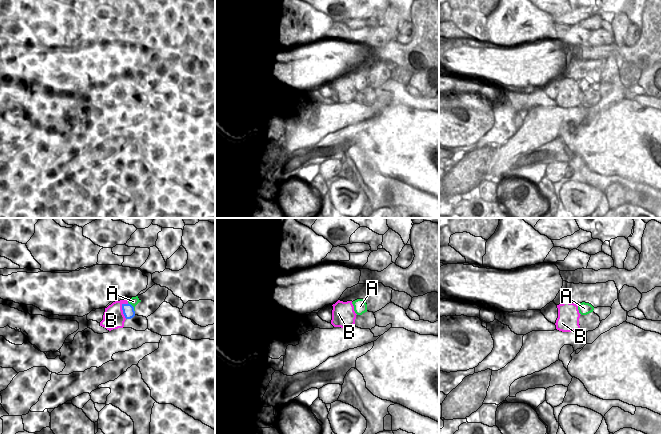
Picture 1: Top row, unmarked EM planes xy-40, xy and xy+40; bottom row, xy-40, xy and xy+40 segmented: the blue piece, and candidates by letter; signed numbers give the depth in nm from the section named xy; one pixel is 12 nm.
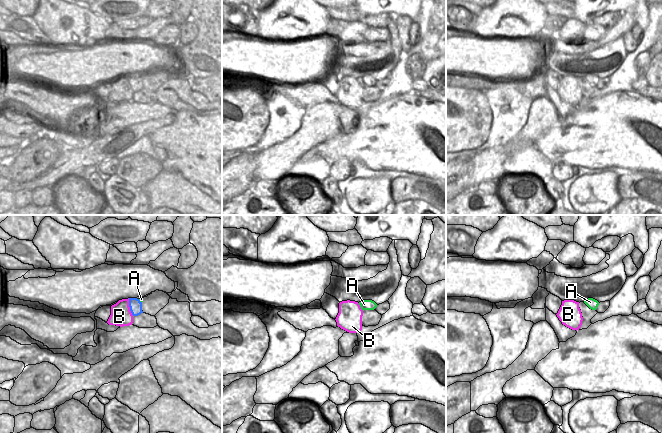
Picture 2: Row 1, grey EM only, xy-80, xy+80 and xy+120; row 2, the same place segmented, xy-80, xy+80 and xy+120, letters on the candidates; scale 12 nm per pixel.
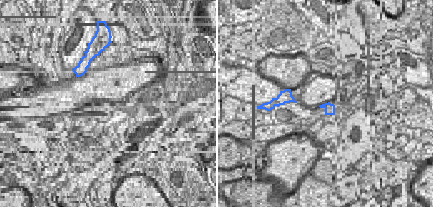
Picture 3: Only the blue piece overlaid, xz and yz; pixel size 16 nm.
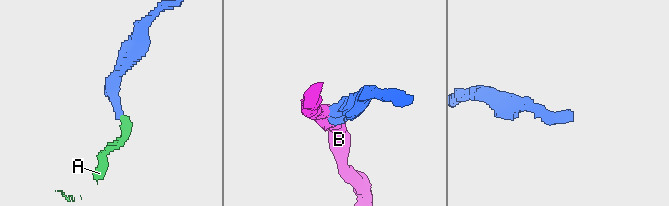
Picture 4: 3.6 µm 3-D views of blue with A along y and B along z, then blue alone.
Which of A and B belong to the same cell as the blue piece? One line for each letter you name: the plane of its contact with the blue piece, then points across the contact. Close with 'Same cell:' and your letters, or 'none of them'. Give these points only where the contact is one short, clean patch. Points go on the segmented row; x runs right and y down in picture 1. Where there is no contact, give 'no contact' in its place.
A: contact in xy-40; way xy-40 (128, 310), (133, 307), (133, 301)
Same cell: A

